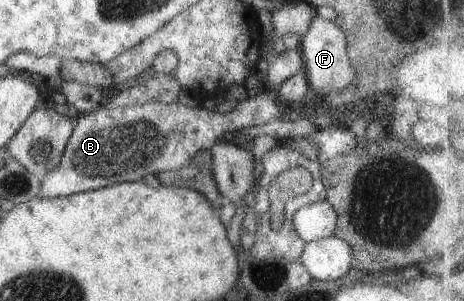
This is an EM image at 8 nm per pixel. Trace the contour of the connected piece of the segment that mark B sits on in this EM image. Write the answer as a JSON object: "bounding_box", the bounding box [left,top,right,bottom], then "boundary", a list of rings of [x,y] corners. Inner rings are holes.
{"bounding_box":[39,87,279,197],"boundary":[[[261,87],[238,100],[229,112],[217,113],[199,107],[191,101],[177,103],[157,100],[113,107],[99,106],[90,113],[79,115],[62,150],[59,162],[39,177],[39,197],[67,196],[103,188],[115,182],[141,180],[147,174],[176,171],[196,153],[209,150],[215,140],[229,131],[239,131],[269,122],[279,117],[273,99],[276,93]]]}

